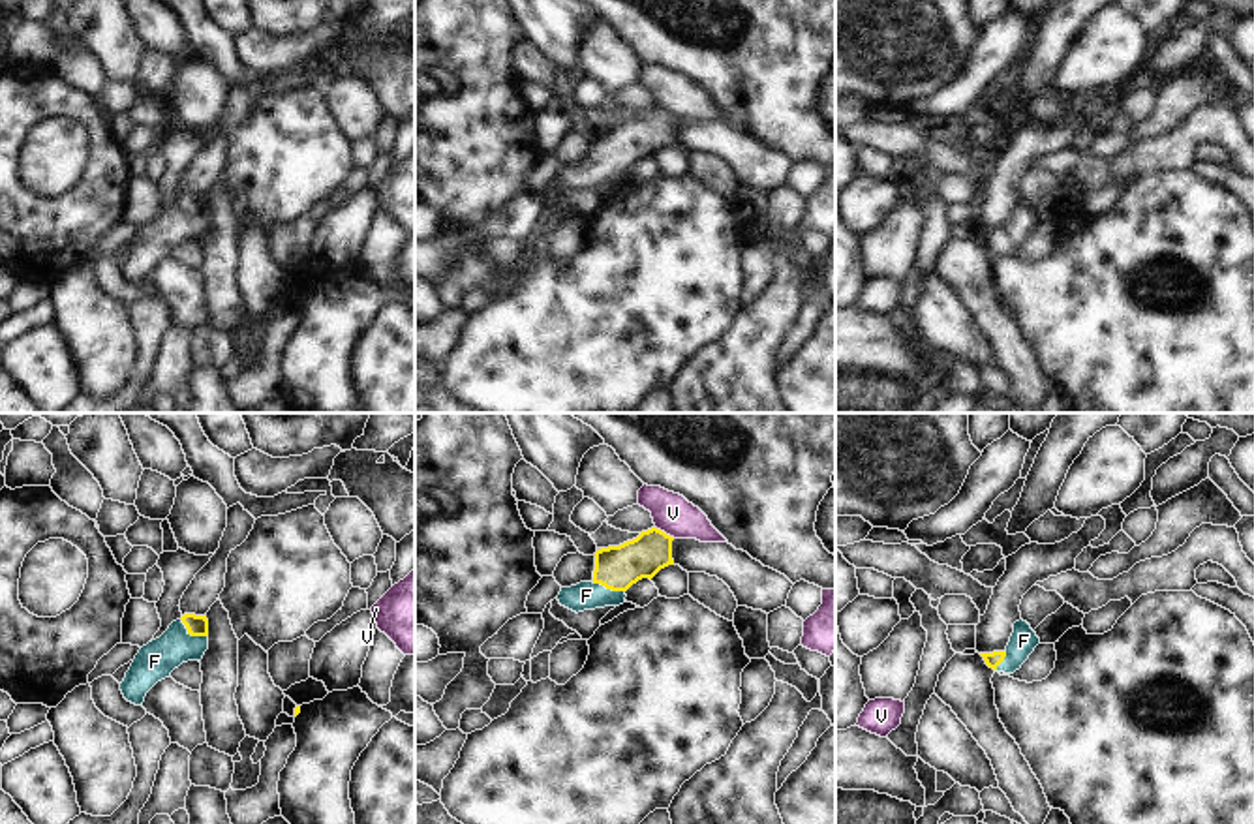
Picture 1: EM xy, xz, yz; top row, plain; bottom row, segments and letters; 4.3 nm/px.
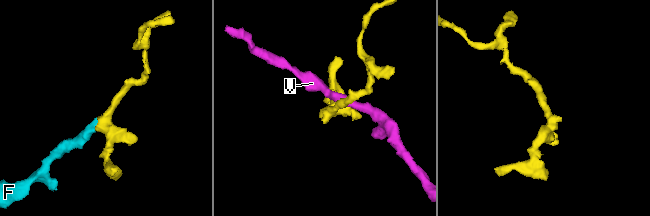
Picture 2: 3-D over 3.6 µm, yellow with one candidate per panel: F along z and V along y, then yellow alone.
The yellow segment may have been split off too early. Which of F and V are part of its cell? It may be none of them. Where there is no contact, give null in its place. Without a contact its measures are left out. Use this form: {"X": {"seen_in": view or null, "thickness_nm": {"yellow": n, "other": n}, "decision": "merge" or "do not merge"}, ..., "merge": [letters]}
{"F": {"seen_in": "xy", "thickness_nm": {"yellow": 100, "other": 160}, "decision": "merge"}, "V": {"seen_in": "xz", "thickness_nm": {"yellow": 190, "other": 170}, "decision": "do not merge"}, "merge": ["F"]}

